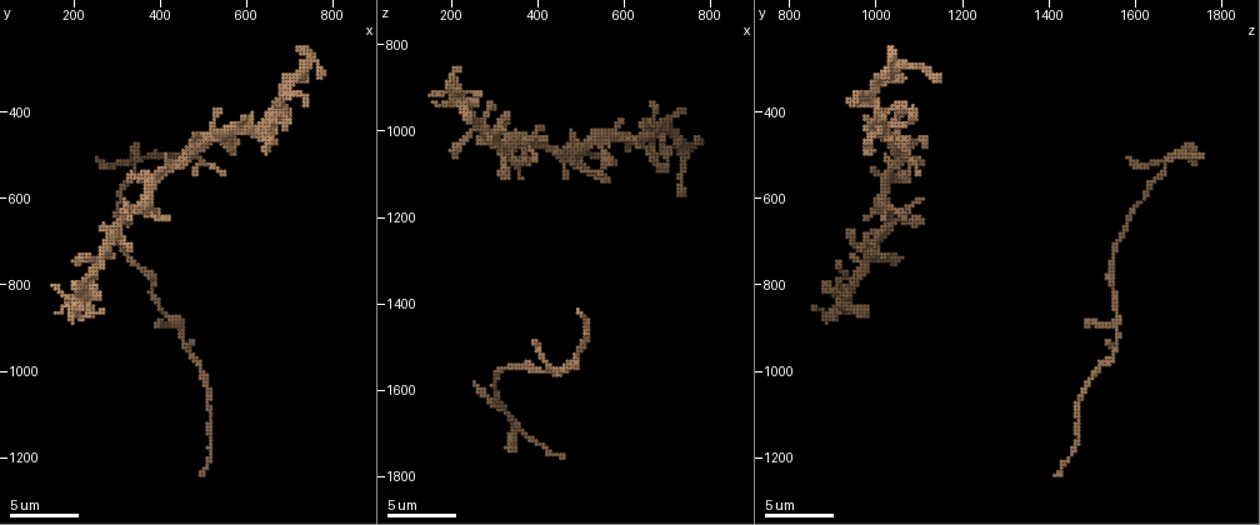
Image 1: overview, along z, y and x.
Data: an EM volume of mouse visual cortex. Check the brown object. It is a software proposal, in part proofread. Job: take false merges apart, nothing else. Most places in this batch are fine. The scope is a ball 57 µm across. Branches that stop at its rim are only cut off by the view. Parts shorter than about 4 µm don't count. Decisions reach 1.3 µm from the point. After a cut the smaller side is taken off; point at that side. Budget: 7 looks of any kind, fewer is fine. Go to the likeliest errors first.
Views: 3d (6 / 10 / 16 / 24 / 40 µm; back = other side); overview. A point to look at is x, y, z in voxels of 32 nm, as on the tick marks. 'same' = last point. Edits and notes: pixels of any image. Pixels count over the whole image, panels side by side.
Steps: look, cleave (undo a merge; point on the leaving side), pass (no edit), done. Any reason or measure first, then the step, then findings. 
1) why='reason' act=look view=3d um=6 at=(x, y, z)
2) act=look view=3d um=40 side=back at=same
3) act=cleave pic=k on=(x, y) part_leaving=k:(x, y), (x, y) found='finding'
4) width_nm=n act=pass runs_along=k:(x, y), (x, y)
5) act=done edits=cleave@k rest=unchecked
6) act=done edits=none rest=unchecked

why='arms run side by side' act=look view=3d um=10 at=(355, 510, 1695)

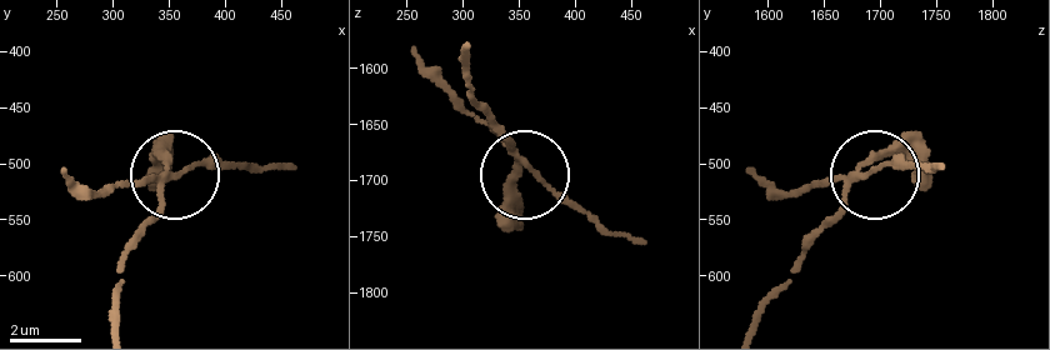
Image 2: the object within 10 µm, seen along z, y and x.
why='other side' act=look view=3d um=10 side=back at=(354, 504, 1692)

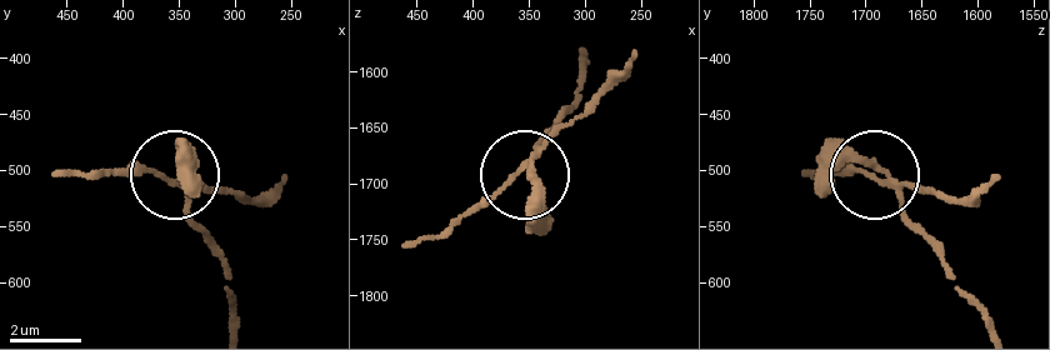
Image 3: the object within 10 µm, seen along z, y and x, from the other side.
act=cleave pic=3 on=(221, 188) part_leaving=3:(890, 185), (804, 171) found='two neurons meet here'

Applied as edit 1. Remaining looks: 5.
act=look view=overview

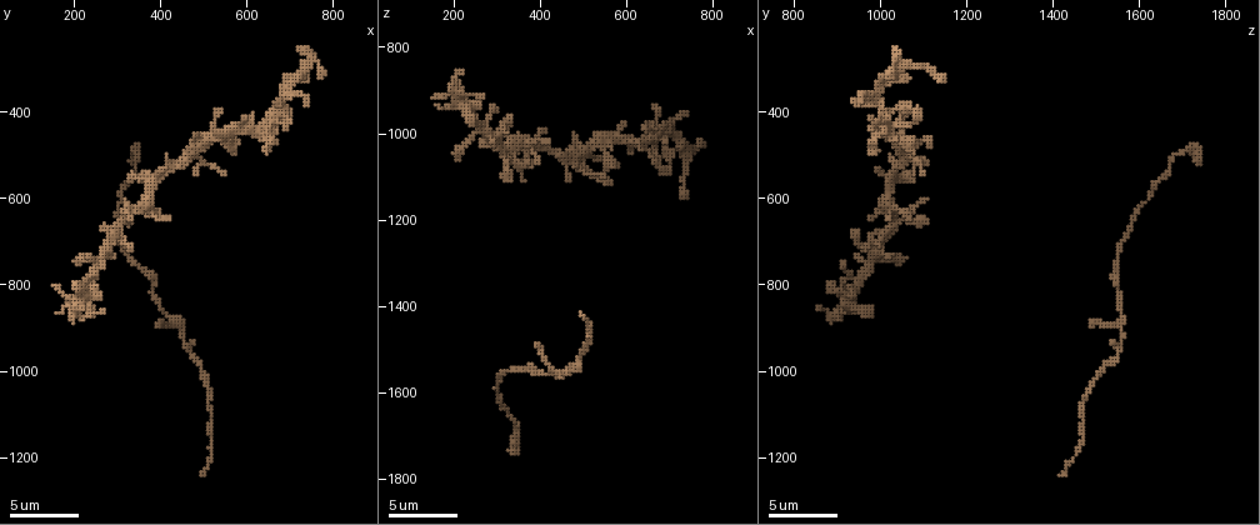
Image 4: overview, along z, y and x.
act=look view=3d um=16 at=(560, 455, 1025)

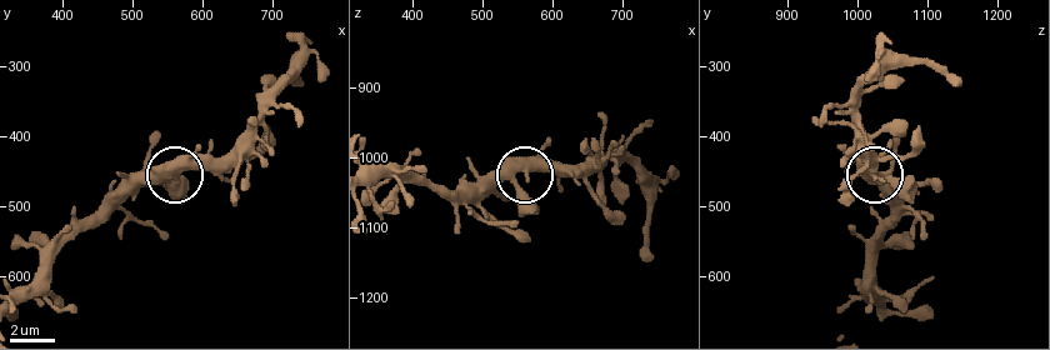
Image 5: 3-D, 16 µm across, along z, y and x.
act=pass found='all the same neuron'

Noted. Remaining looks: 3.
why='four arms meet' act=look view=3d um=10 at=(390, 555, 1020)

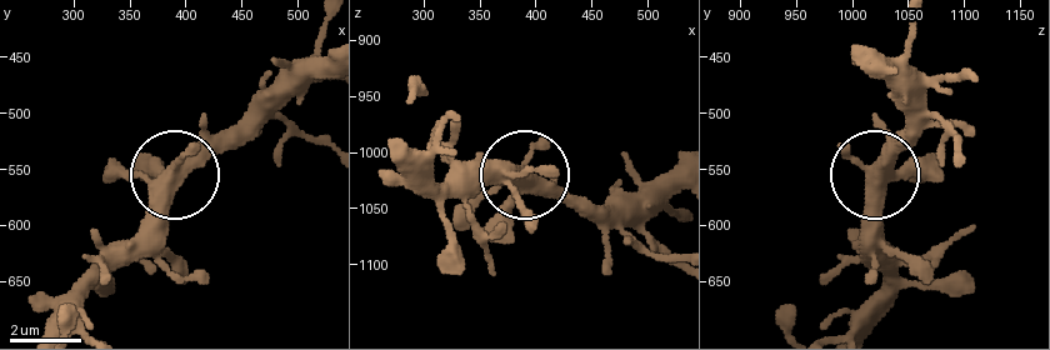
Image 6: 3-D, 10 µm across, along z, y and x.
act=look view=3d um=6 at=(392, 560, 1026)

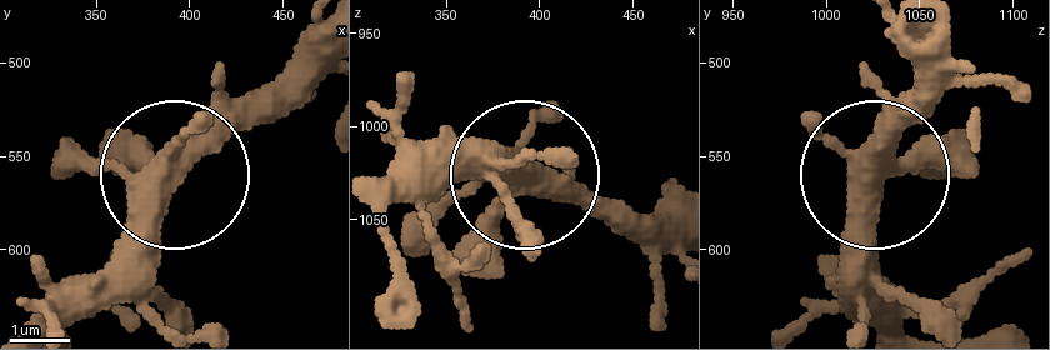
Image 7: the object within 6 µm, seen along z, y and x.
act=pass found='one neuron here'

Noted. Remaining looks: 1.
act=done edits=cleave@3 rest=unchecked

